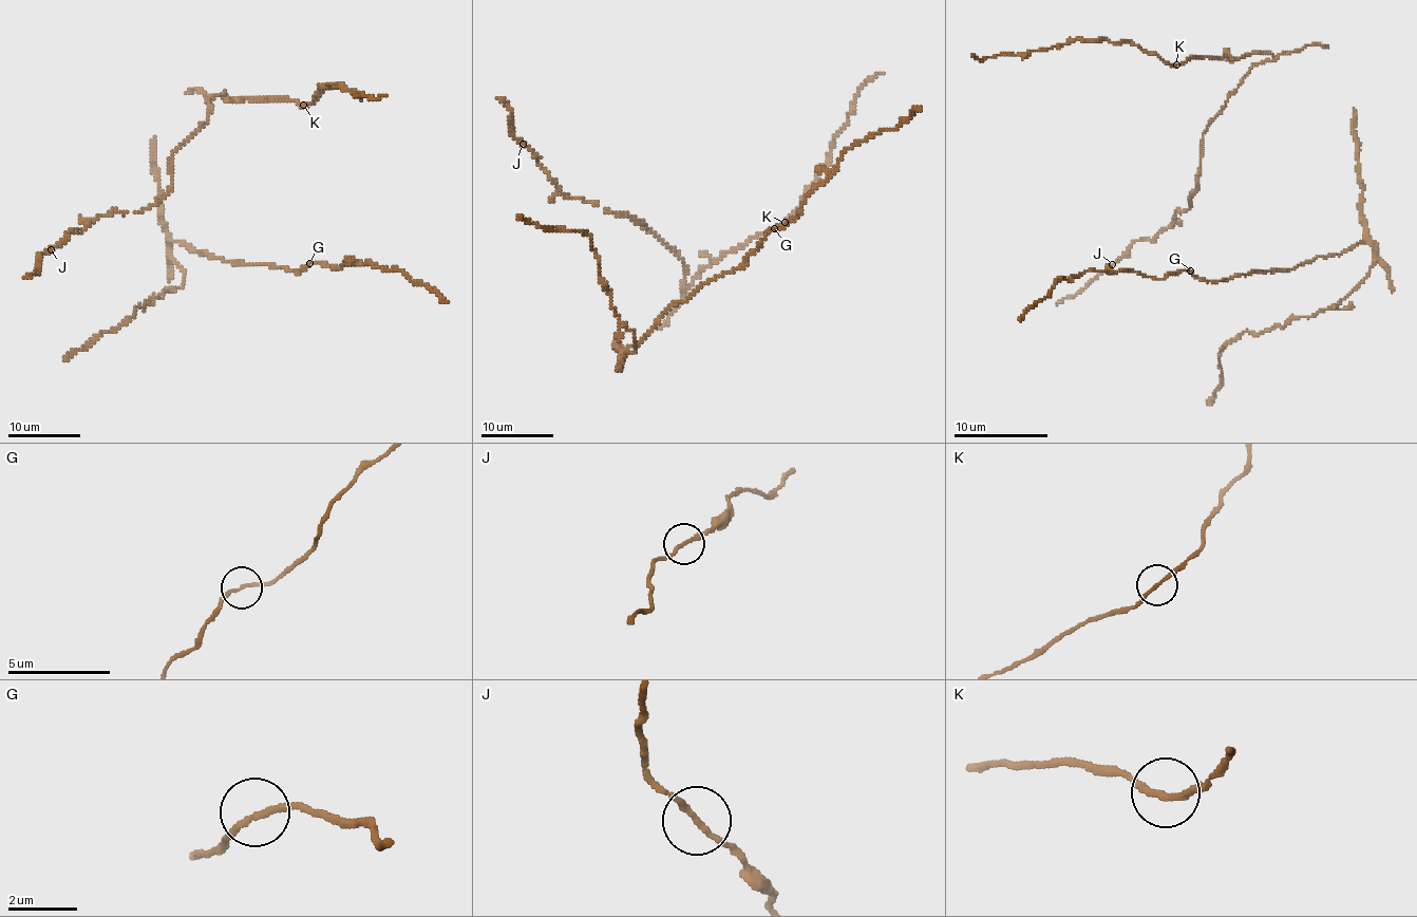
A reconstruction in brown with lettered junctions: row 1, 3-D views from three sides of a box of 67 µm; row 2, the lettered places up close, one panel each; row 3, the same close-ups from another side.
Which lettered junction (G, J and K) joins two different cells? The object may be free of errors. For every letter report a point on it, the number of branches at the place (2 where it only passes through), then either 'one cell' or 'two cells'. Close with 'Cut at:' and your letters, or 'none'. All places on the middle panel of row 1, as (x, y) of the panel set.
G: at (774, 228); 2 branches meet; one cell
J: at (523, 144); 2 branches meet; one cell
K: at (785, 222); 2 branches meet; one cell
Cut at: none

